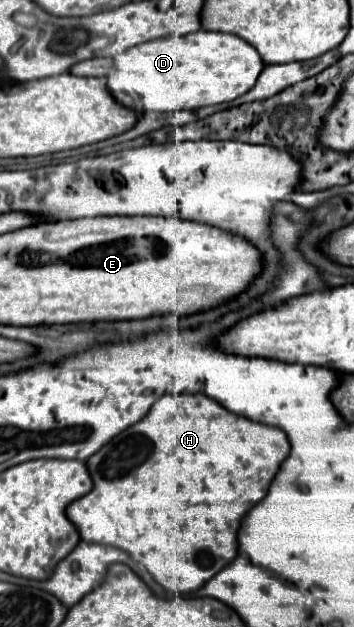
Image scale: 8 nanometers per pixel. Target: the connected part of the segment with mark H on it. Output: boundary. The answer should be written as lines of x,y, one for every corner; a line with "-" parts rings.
202,393
164,395
142,421
116,435
88,459
94,489
76,499
66,513
84,541
120,547
136,563
142,563
164,589
192,593
236,557
238,527
250,507
266,497
270,481
288,453
288,437
278,427
238,417

